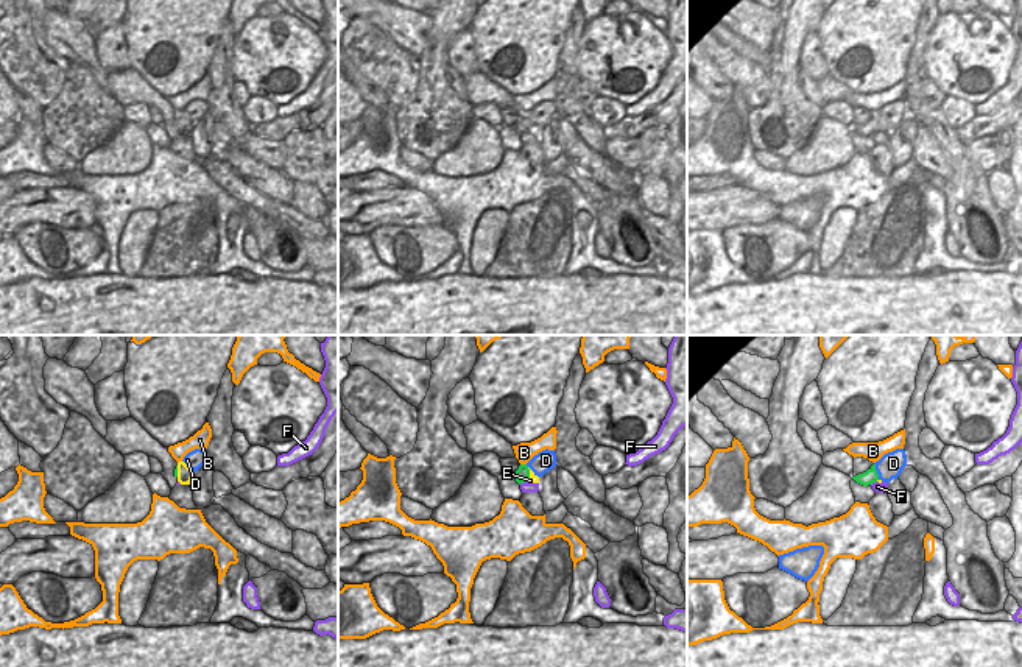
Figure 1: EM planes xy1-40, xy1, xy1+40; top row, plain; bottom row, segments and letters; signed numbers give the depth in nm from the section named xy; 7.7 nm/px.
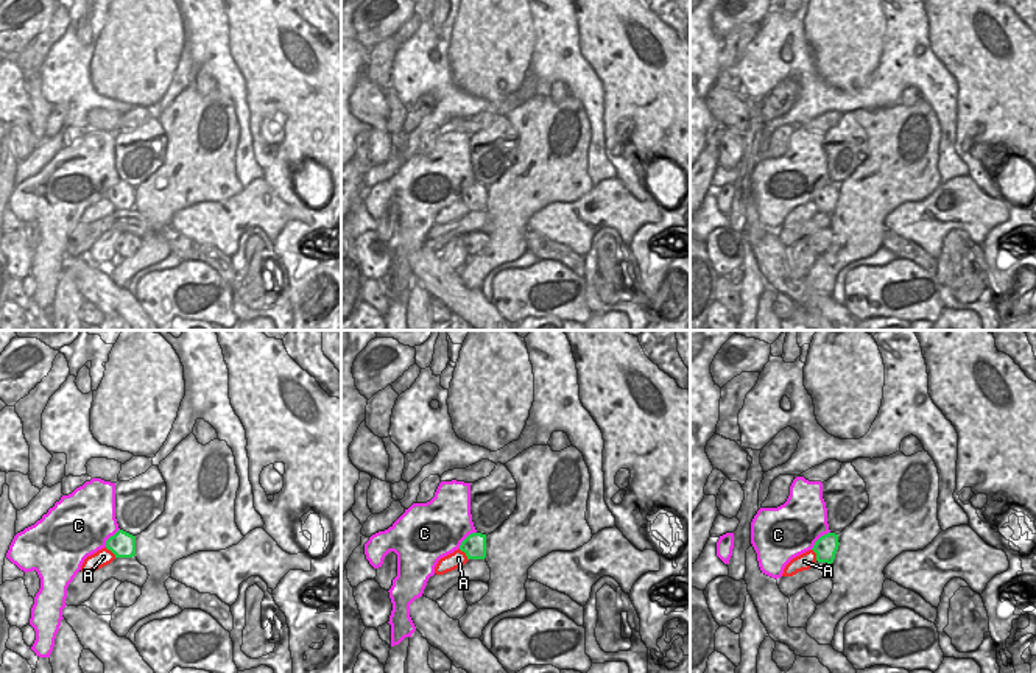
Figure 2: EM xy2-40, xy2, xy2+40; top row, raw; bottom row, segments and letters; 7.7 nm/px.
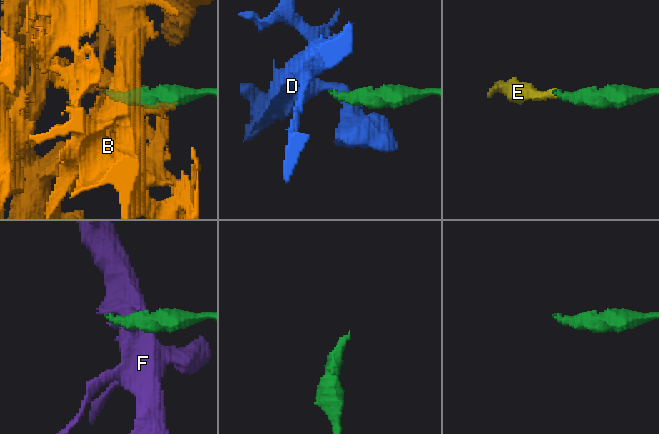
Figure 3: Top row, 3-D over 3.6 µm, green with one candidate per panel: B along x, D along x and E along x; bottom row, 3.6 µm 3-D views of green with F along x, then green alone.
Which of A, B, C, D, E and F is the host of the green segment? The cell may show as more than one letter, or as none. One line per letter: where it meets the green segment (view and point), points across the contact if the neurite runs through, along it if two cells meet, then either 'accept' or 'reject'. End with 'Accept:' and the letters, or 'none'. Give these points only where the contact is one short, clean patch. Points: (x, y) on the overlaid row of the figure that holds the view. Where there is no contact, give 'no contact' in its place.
A: contact xy2 (465, 552); reject
B: contact xy1 (524, 465); reject
C: contact xy2+40 (818, 539); reject
D: contact xy1+40 (876, 471); reject
E: contact xy1 (528, 474); way xy1 (522, 474), (528, 474), (533, 479); accept
F: contact xy1 (522, 482); border xy1 (527, 480), (519, 483); reject
Accept: E

